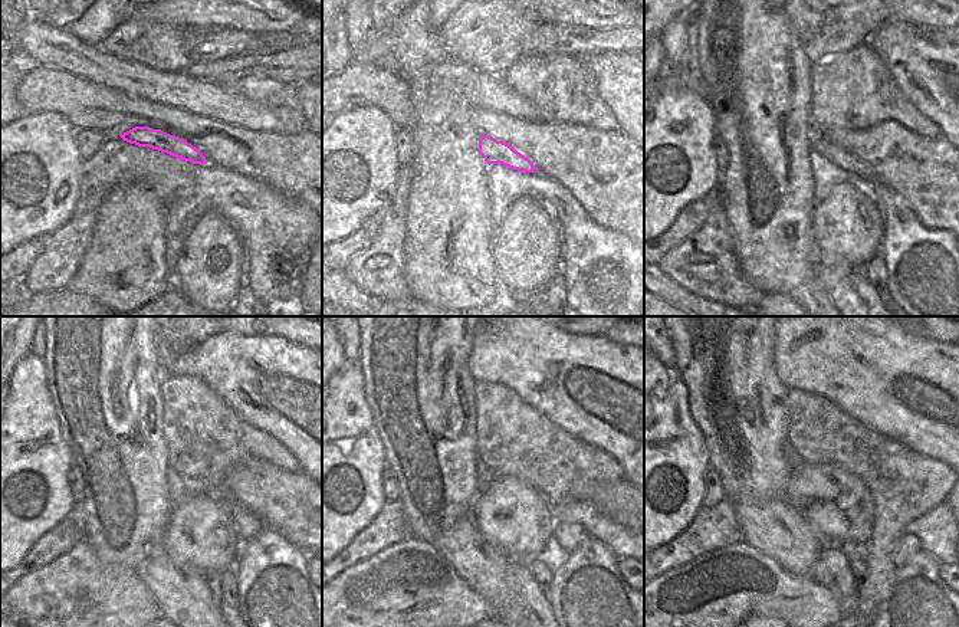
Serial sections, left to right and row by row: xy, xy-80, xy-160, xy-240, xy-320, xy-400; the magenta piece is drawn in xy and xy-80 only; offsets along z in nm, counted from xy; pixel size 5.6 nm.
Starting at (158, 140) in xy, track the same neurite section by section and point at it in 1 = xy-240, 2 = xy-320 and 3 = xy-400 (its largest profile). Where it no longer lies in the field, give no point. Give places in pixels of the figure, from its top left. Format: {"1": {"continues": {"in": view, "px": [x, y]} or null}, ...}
{"1": {"continues": {"in": "xy-240", "px": [248, 527]}}, "2": {"continues": {"in": "xy-320", "px": [567, 537]}}, "3": {"continues": {"in": "xy-400", "px": [907, 545]}}}

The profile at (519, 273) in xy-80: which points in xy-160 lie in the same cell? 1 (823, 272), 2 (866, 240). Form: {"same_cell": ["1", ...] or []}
{"same_cell": ["2"]}

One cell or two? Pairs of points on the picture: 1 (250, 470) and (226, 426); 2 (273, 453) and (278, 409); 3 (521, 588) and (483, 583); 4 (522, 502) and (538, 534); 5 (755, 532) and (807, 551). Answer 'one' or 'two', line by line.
1: two
2: two
3: two
4: one
5: one

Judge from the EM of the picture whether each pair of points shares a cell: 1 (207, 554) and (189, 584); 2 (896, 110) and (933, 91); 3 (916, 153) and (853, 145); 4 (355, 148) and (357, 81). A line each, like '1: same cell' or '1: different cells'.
1: different cells
2: different cells
3: same cell
4: different cells

